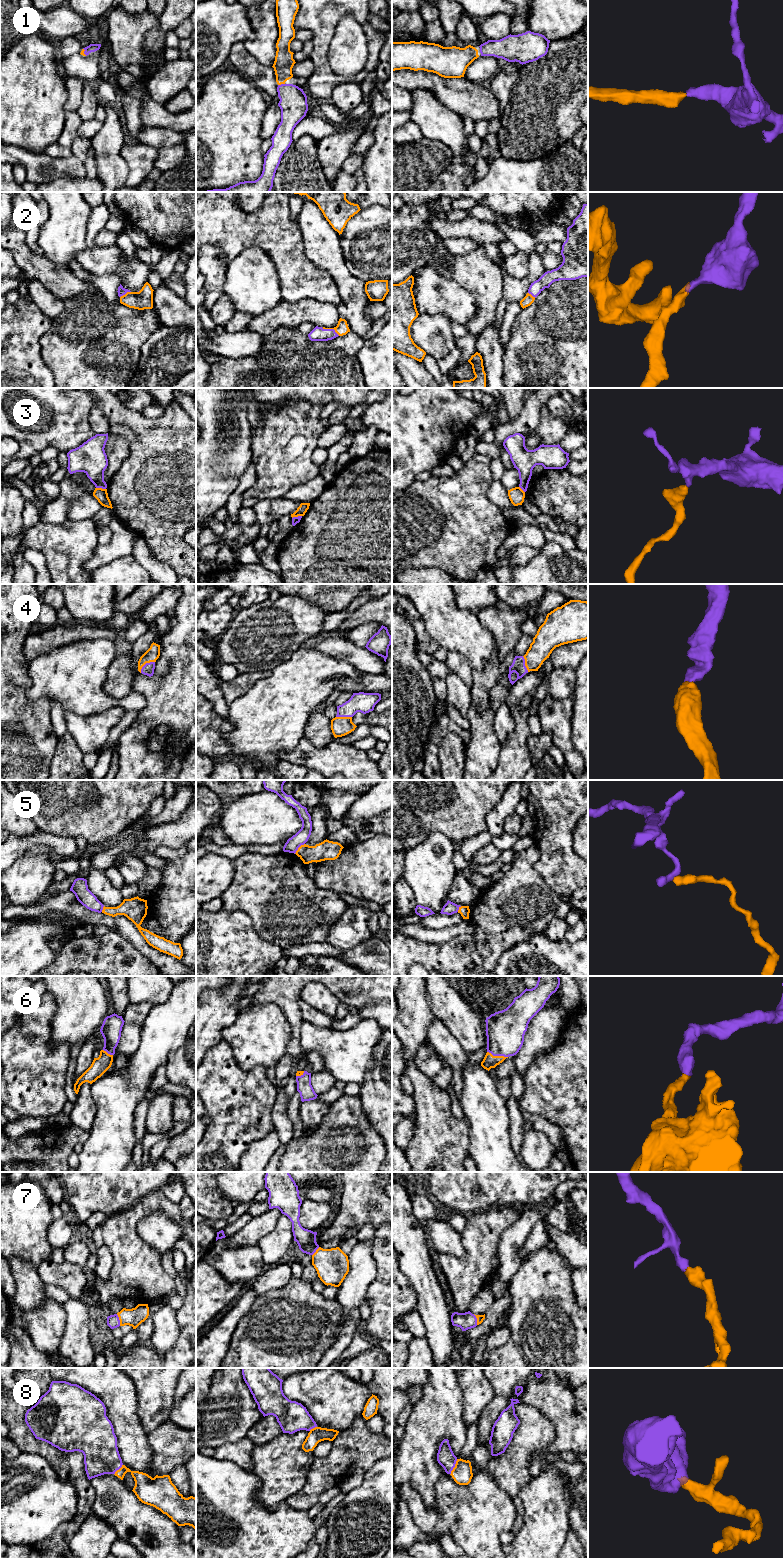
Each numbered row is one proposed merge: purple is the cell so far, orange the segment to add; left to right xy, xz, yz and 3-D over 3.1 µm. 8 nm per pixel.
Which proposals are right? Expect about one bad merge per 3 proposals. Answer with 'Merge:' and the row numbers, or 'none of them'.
Merge: 1, 2, 4, 6, 7, 8

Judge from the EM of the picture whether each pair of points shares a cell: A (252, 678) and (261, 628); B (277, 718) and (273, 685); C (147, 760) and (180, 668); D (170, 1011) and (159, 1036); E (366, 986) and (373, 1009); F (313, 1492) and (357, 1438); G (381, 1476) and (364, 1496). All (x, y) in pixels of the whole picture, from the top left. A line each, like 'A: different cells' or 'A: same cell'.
A: different cells
B: same cell
C: same cell
D: same cell
E: different cells
F: same cell
G: same cell

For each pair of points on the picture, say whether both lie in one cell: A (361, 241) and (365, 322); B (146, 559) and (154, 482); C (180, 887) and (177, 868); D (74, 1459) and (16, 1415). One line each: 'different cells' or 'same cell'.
A: different cells
B: different cells
C: same cell
D: same cell

